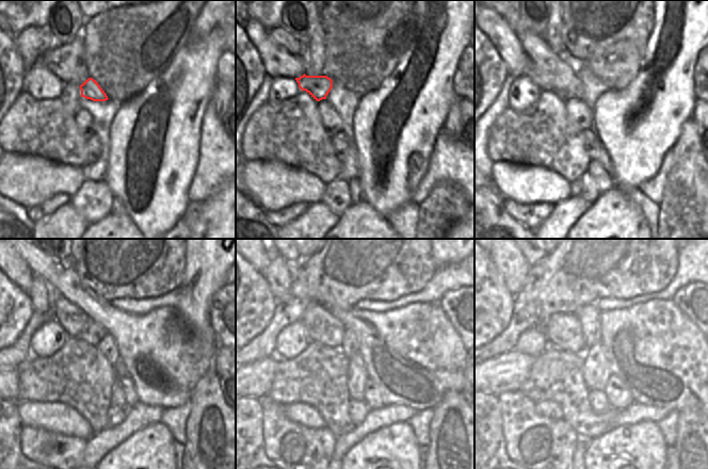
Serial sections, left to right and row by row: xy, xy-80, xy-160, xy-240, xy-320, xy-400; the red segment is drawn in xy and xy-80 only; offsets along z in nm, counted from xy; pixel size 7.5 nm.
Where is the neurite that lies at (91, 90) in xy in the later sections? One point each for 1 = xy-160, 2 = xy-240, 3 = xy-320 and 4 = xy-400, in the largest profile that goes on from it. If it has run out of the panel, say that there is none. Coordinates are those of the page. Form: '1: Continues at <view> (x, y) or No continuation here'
1: Continues at xy-160 (531, 73)
2: Continues at xy-240 (43, 297)
3: Continues at xy-320 (278, 274)
4: Continues at xy-400 (509, 260).

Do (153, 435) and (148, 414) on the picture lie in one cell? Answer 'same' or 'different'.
different

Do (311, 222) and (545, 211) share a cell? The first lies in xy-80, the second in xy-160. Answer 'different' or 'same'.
different

